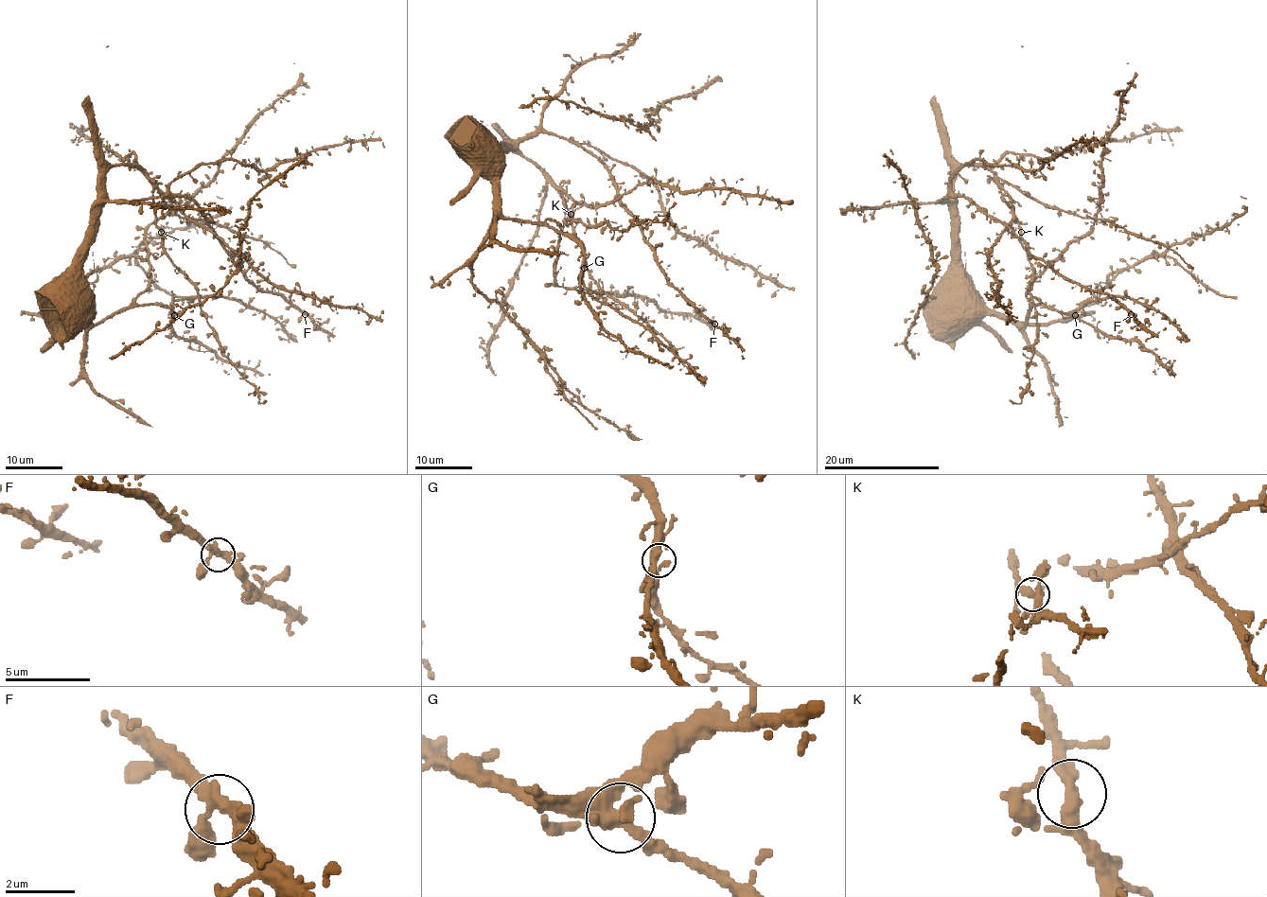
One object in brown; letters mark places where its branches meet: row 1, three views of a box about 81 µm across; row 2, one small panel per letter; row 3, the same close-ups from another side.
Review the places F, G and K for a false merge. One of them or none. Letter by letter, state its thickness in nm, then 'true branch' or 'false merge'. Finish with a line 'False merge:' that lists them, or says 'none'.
F: 300 nm | true branch
G: 360 nm | true branch
K: 320 nm | true branch
False merge: none

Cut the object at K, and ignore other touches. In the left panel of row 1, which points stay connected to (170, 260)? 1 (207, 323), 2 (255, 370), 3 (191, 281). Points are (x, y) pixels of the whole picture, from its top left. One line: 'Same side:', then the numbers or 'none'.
Same side: 1, 3

